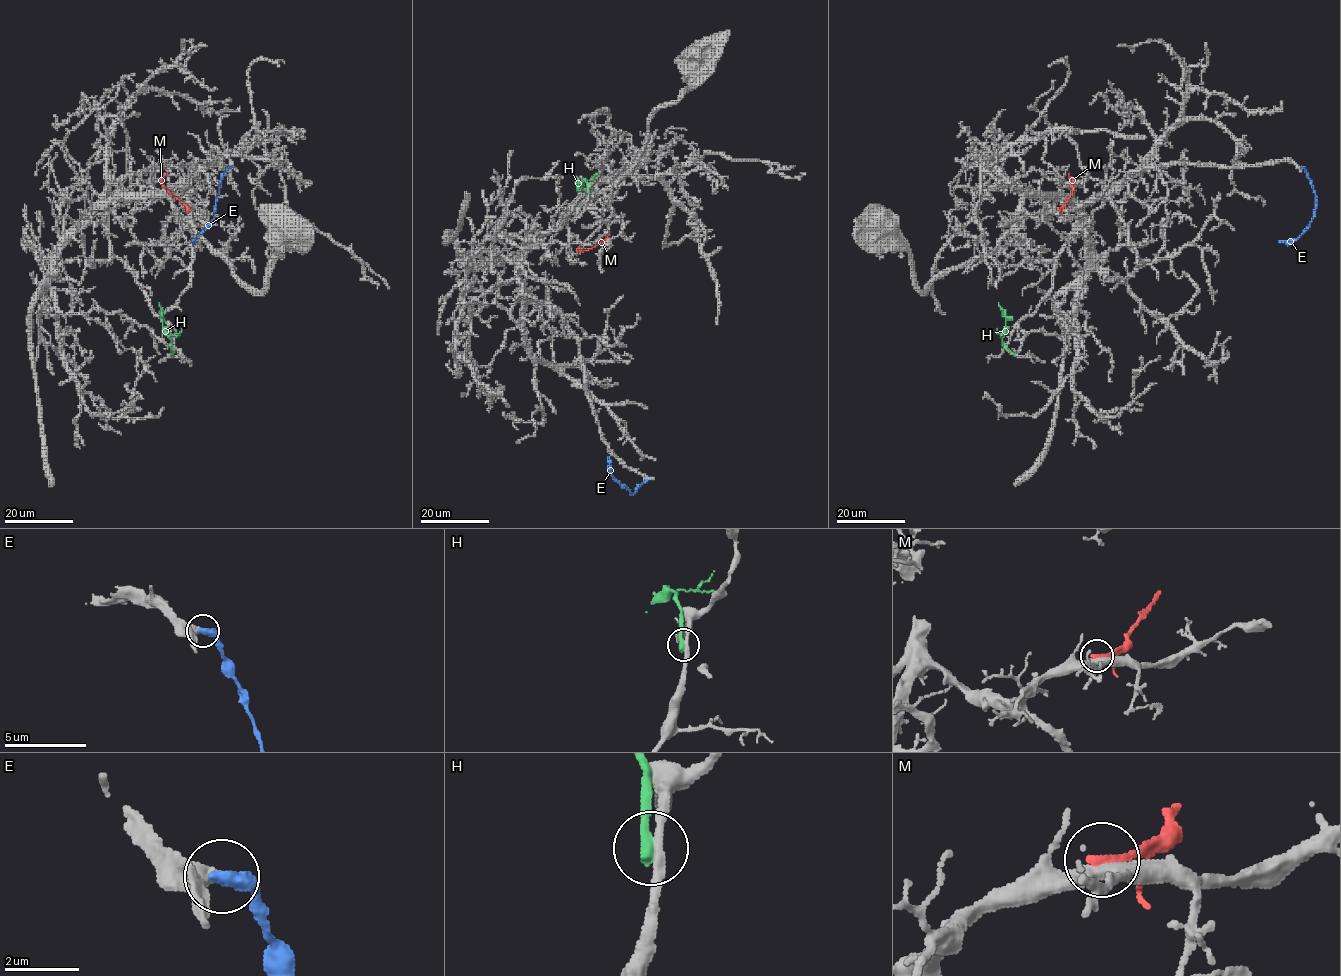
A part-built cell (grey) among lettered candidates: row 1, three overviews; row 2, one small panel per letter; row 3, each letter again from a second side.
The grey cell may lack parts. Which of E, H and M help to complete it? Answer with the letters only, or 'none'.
none

